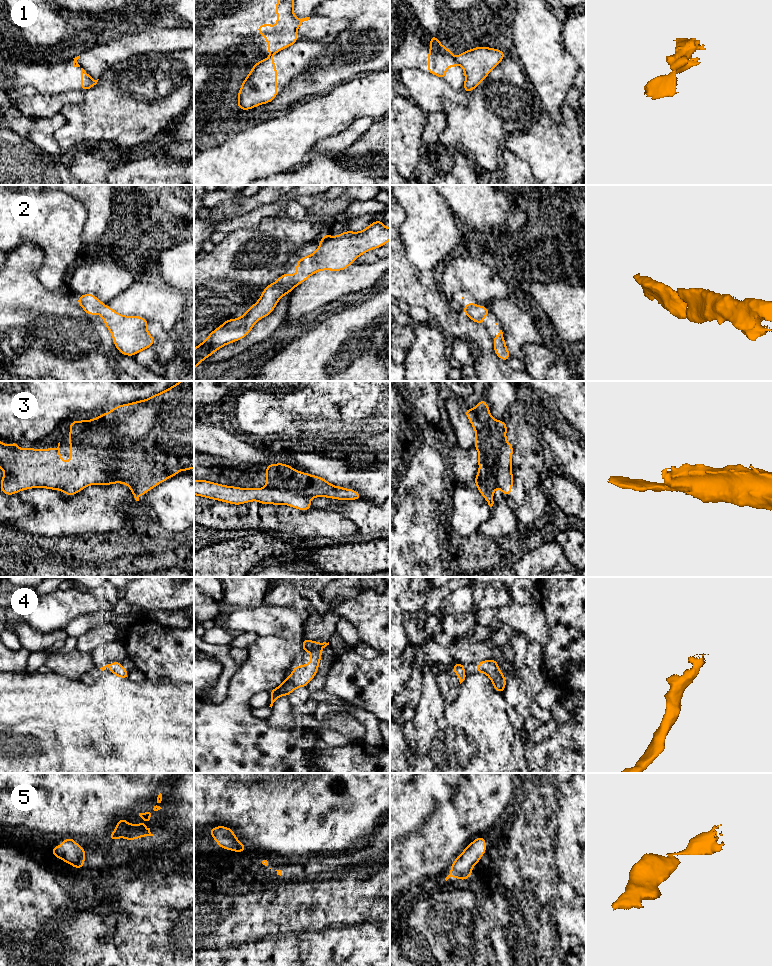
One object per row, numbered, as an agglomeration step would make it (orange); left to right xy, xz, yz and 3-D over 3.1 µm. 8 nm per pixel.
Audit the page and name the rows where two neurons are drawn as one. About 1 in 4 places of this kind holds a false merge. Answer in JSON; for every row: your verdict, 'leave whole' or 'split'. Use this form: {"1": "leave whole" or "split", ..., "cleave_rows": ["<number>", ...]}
{"1": "split", "2": "leave whole", "3": "leave whole", "4": "leave whole", "5": "leave whole", "cleave_rows": ["1"]}

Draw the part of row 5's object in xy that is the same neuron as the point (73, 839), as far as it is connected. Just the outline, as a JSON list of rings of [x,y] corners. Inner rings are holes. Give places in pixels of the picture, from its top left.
[[[65,838],[63,843],[60,846],[54,846],[51,852],[58,860],[63,858],[66,863],[80,870],[86,859],[85,849],[81,845],[76,844],[75,840],[76,838]]]

